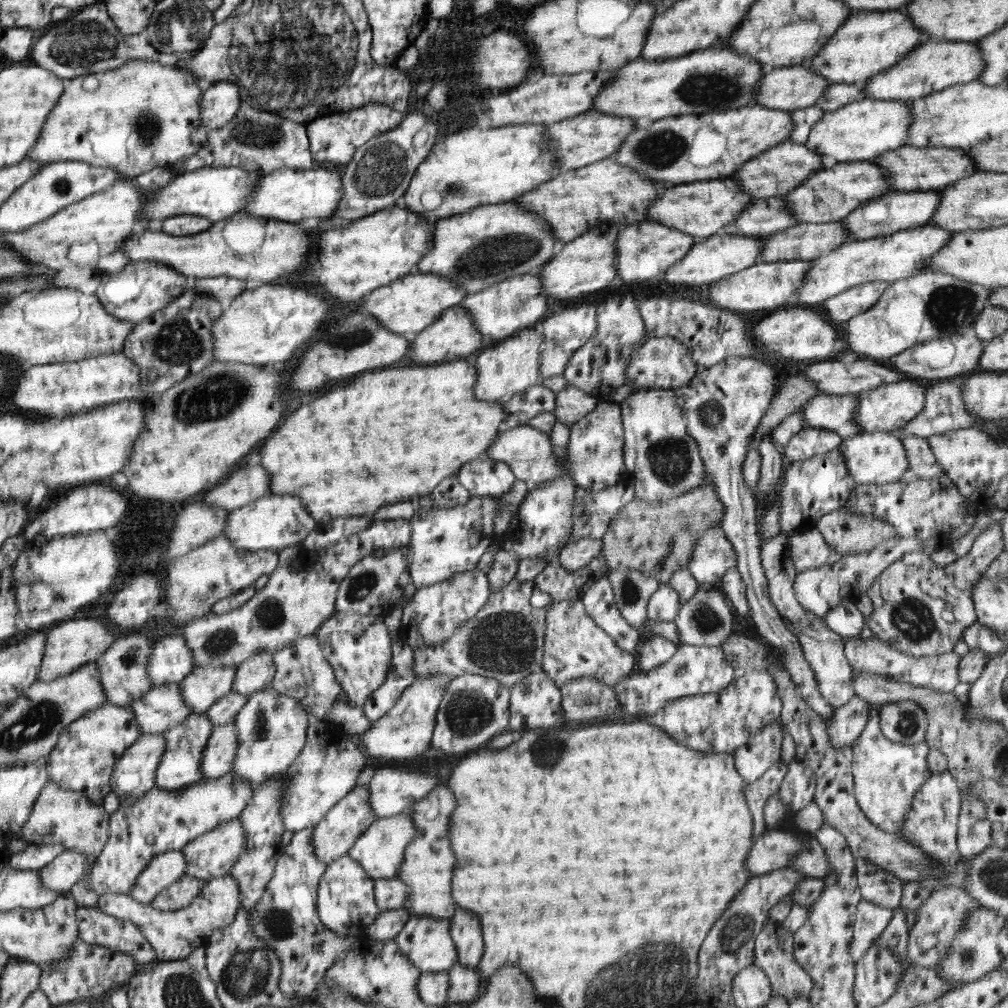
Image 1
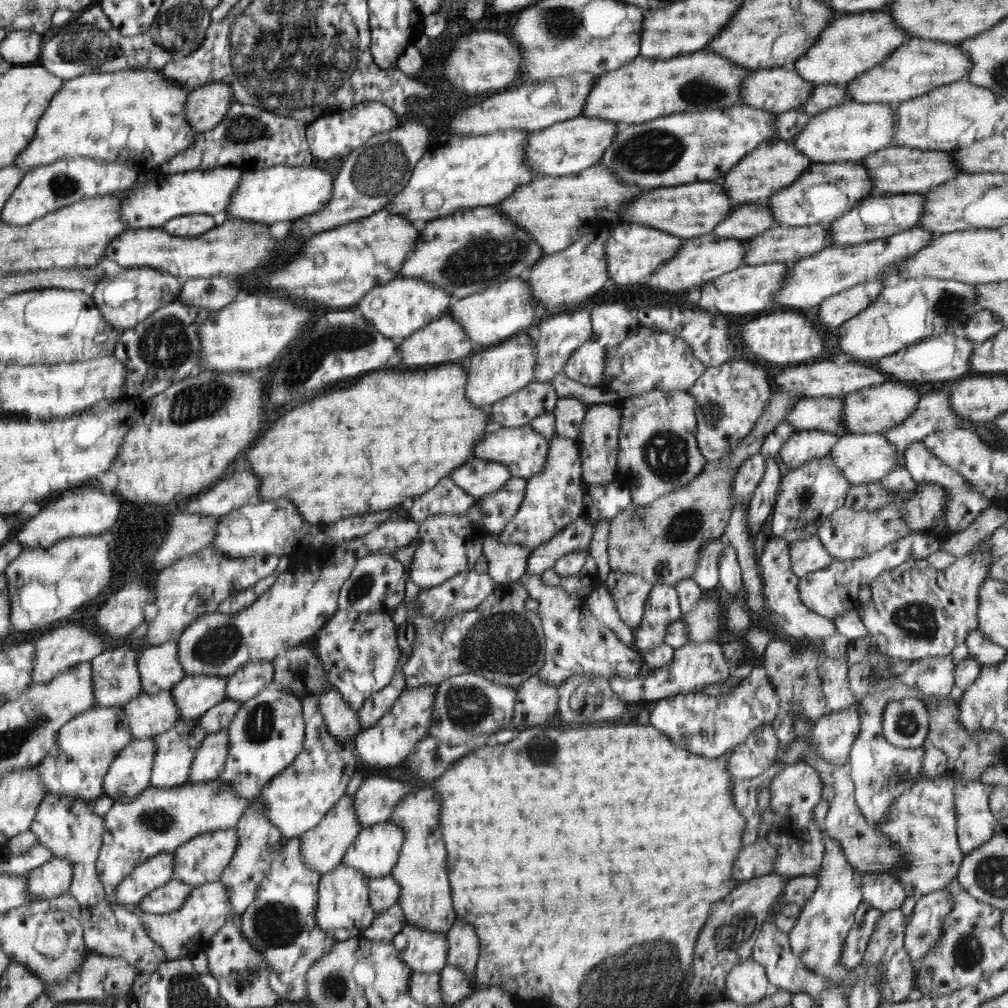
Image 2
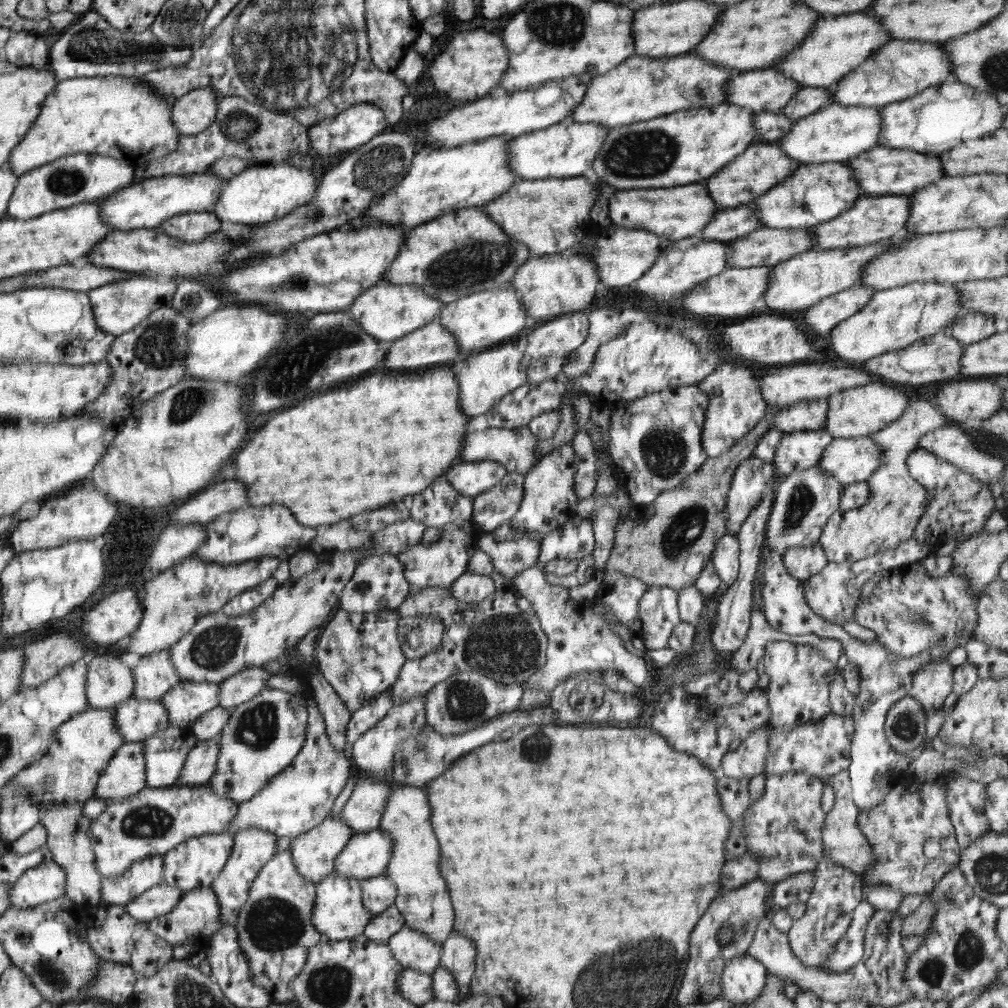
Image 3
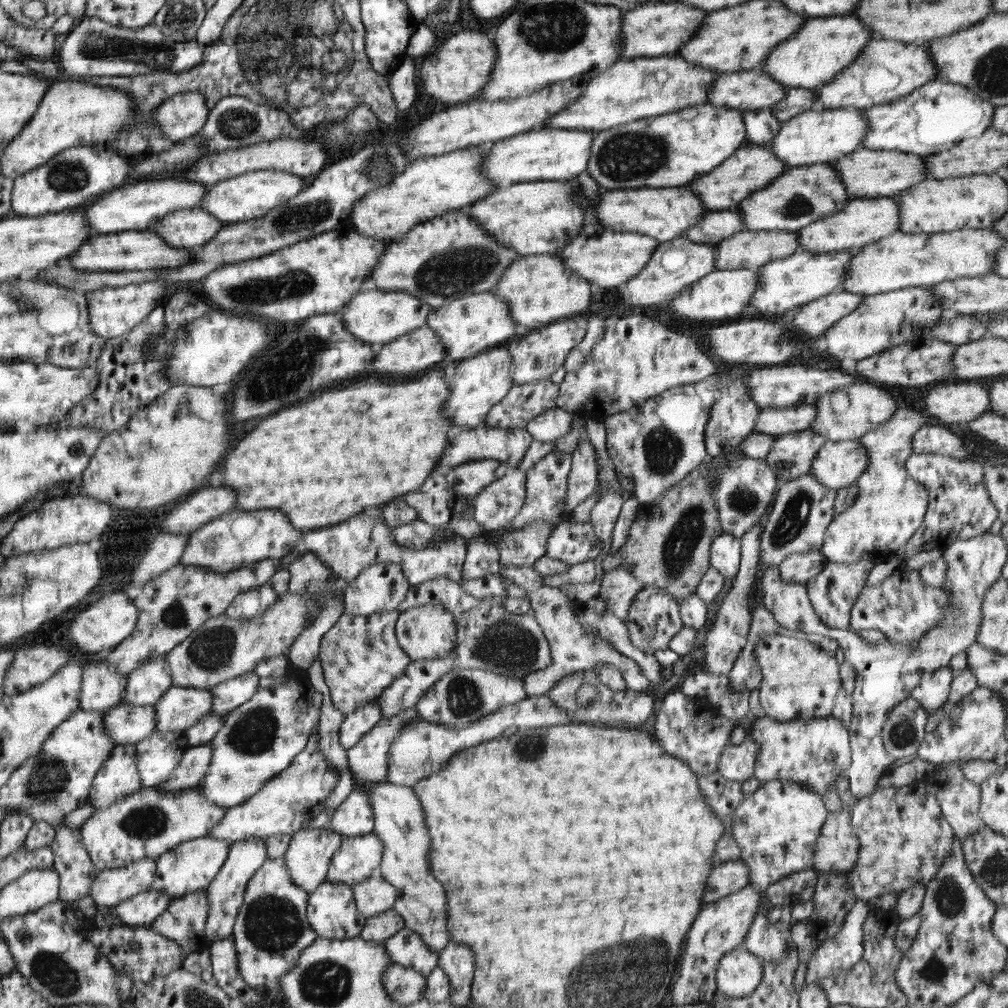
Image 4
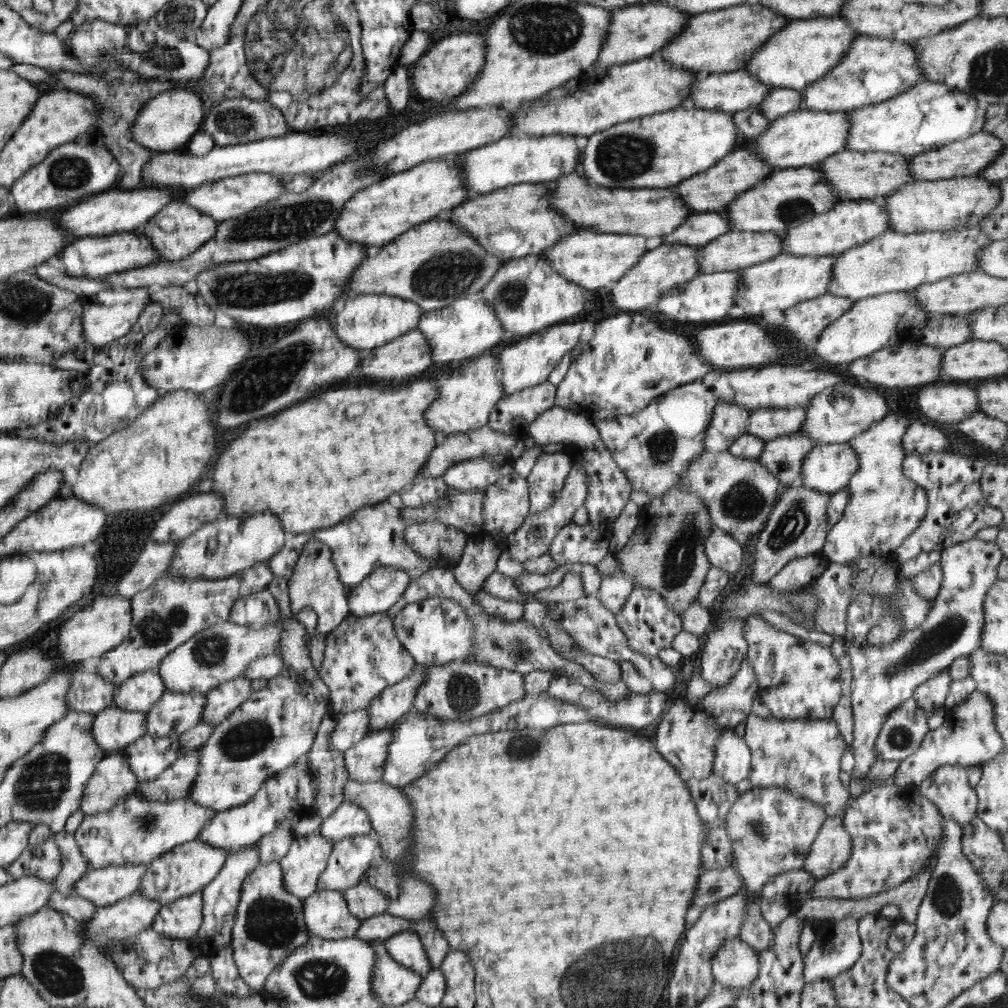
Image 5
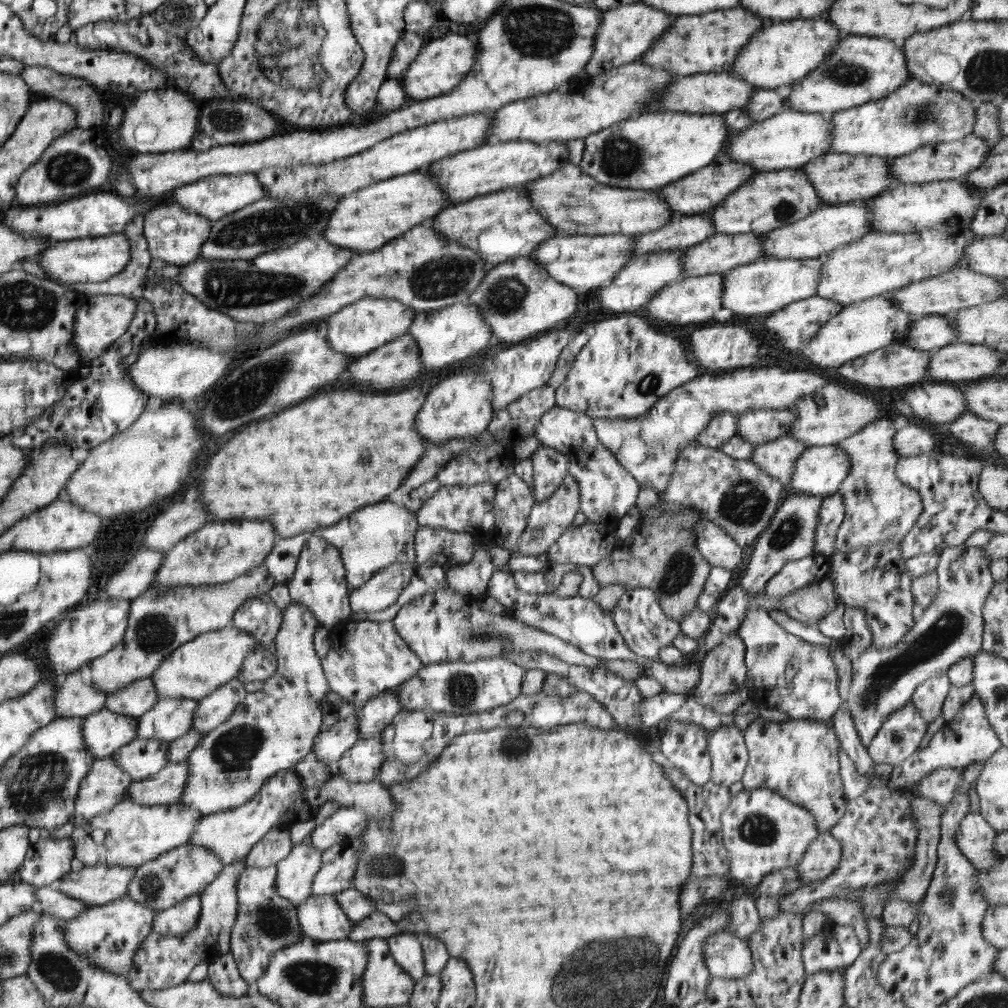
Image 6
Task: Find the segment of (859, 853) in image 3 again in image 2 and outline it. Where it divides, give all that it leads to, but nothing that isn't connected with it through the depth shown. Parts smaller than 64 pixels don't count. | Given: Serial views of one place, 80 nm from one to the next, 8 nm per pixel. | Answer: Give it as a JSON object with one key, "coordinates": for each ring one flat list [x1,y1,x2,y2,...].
{"coordinates":[[808,749,803,756,808,765,814,767,822,781,821,798,828,801,828,813,824,820,823,833,834,838,840,843,842,854,861,876,870,872,892,871,899,862,900,852,892,844,888,836,878,832,872,823,866,821,862,816,855,799,855,788,851,779,849,763,829,763,825,761,816,751]]}

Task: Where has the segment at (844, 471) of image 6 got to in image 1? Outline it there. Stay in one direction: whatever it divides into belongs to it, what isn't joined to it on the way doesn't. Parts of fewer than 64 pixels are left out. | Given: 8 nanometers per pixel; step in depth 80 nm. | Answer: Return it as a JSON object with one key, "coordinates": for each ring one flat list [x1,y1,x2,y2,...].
{"coordinates":[[862,432,844,438,840,446,848,474,857,485,896,483,909,477,908,457,901,438,895,432]]}

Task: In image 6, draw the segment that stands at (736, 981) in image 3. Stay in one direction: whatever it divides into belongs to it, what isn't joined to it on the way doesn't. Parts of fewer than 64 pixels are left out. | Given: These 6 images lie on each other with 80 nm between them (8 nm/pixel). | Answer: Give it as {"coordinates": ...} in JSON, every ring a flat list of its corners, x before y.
{"coordinates":[[729,931,711,934,702,954,712,977,744,978,754,968,750,946]]}

